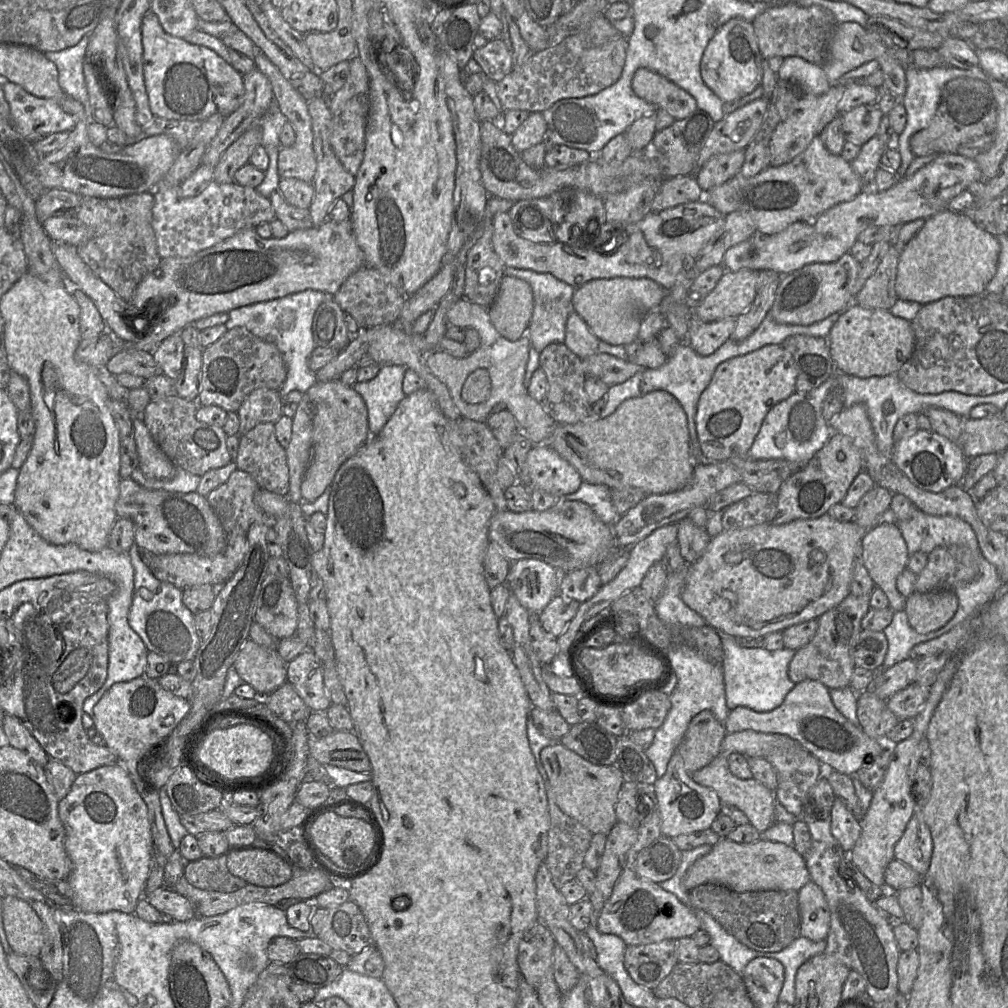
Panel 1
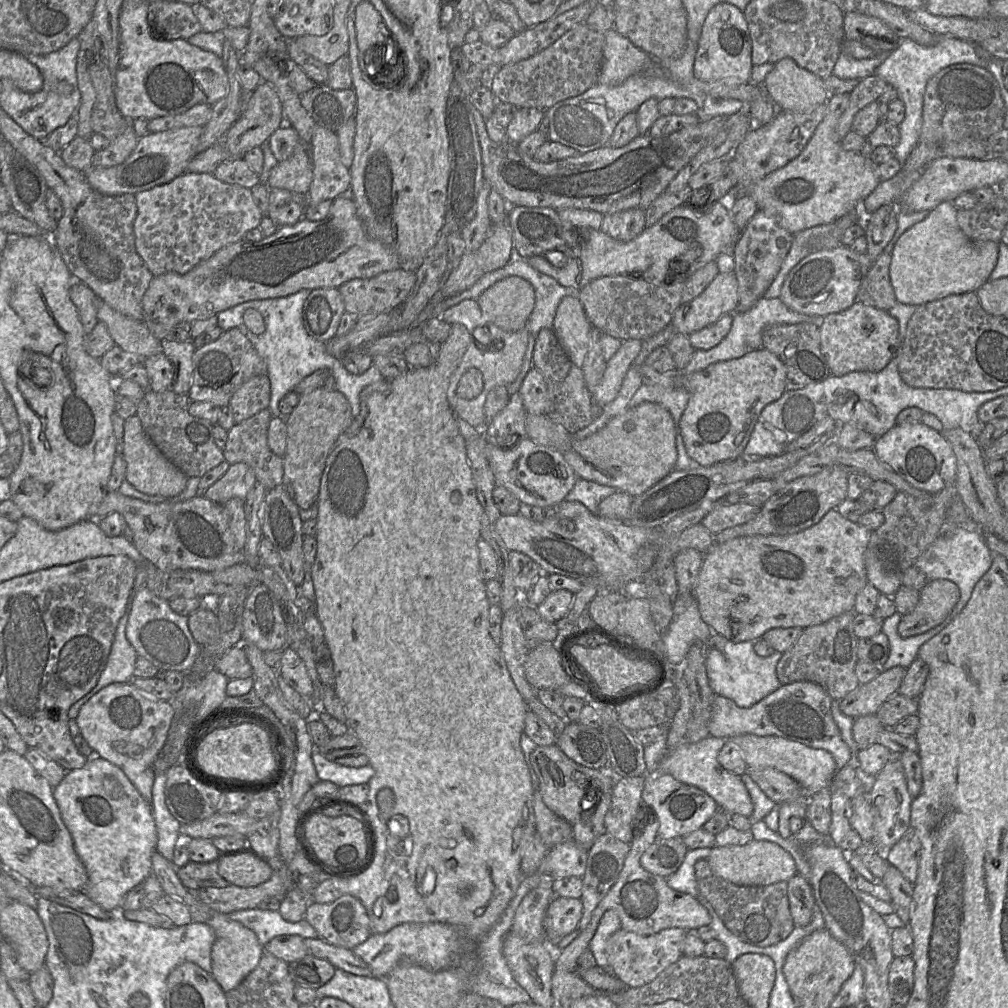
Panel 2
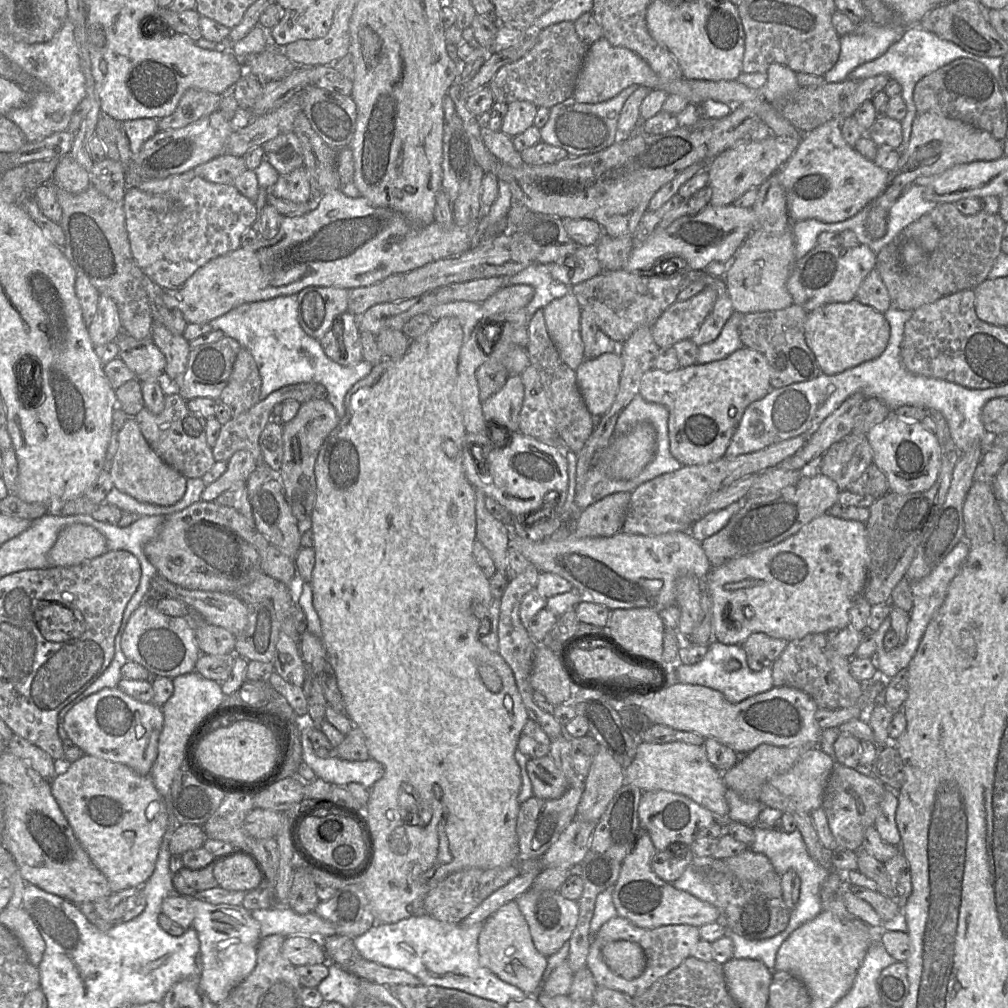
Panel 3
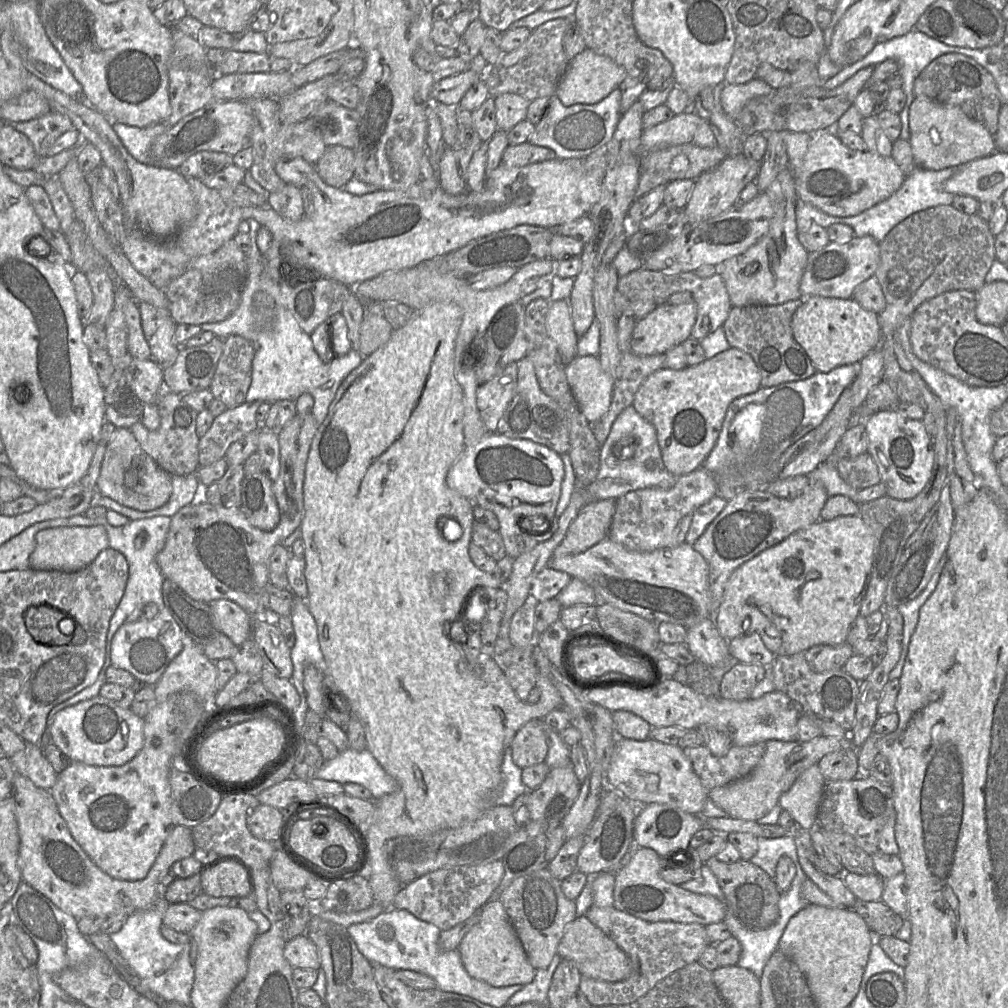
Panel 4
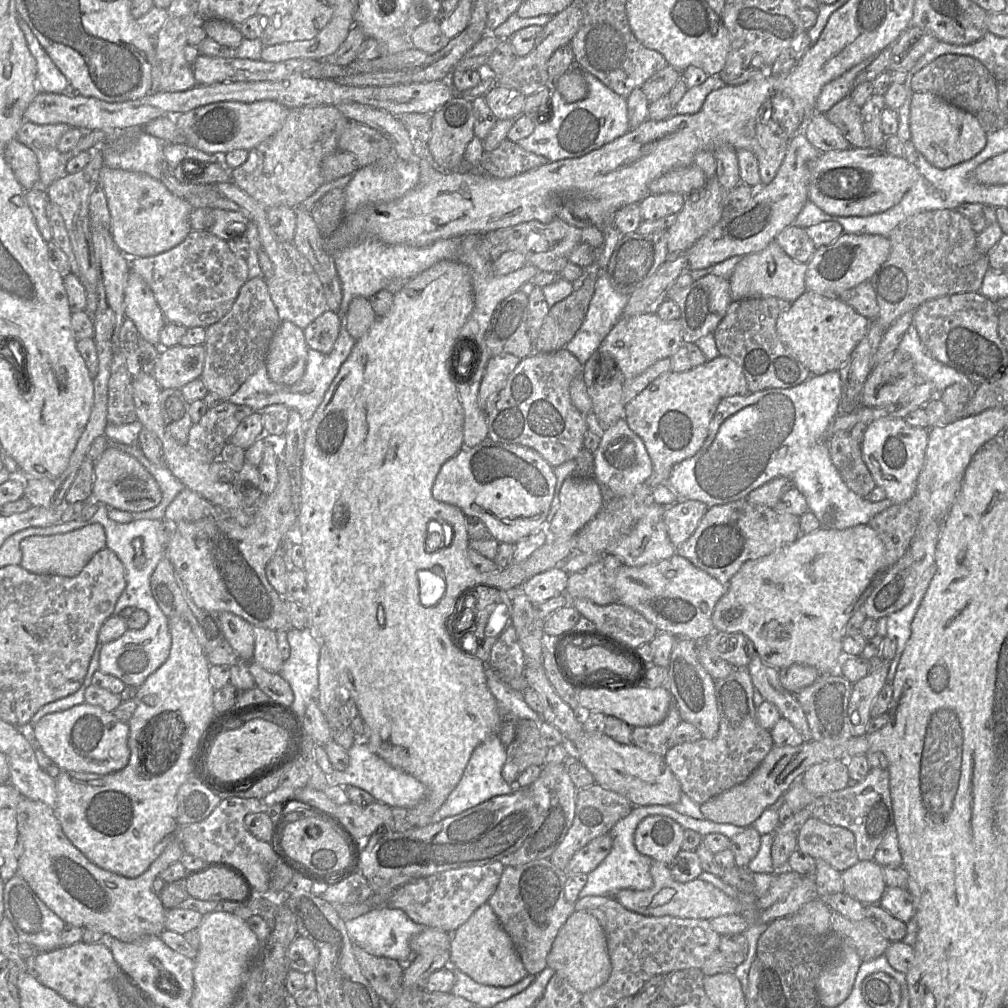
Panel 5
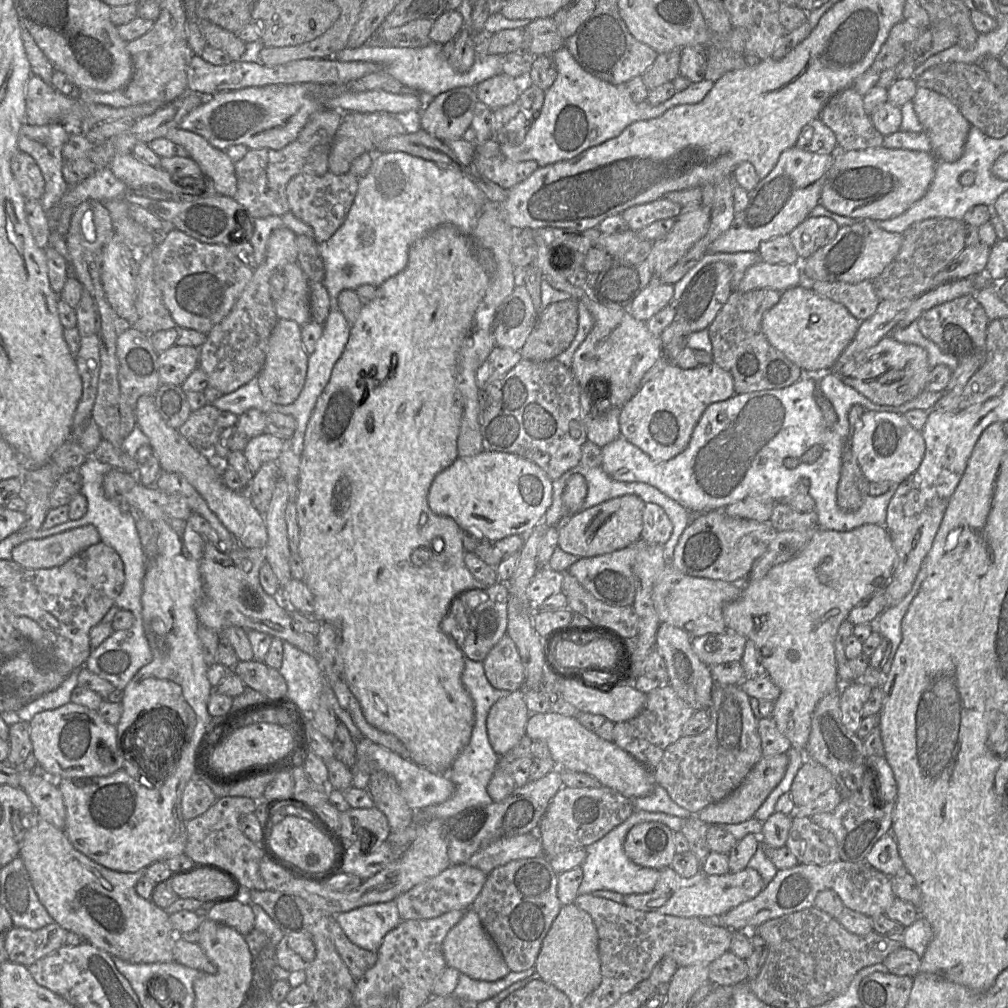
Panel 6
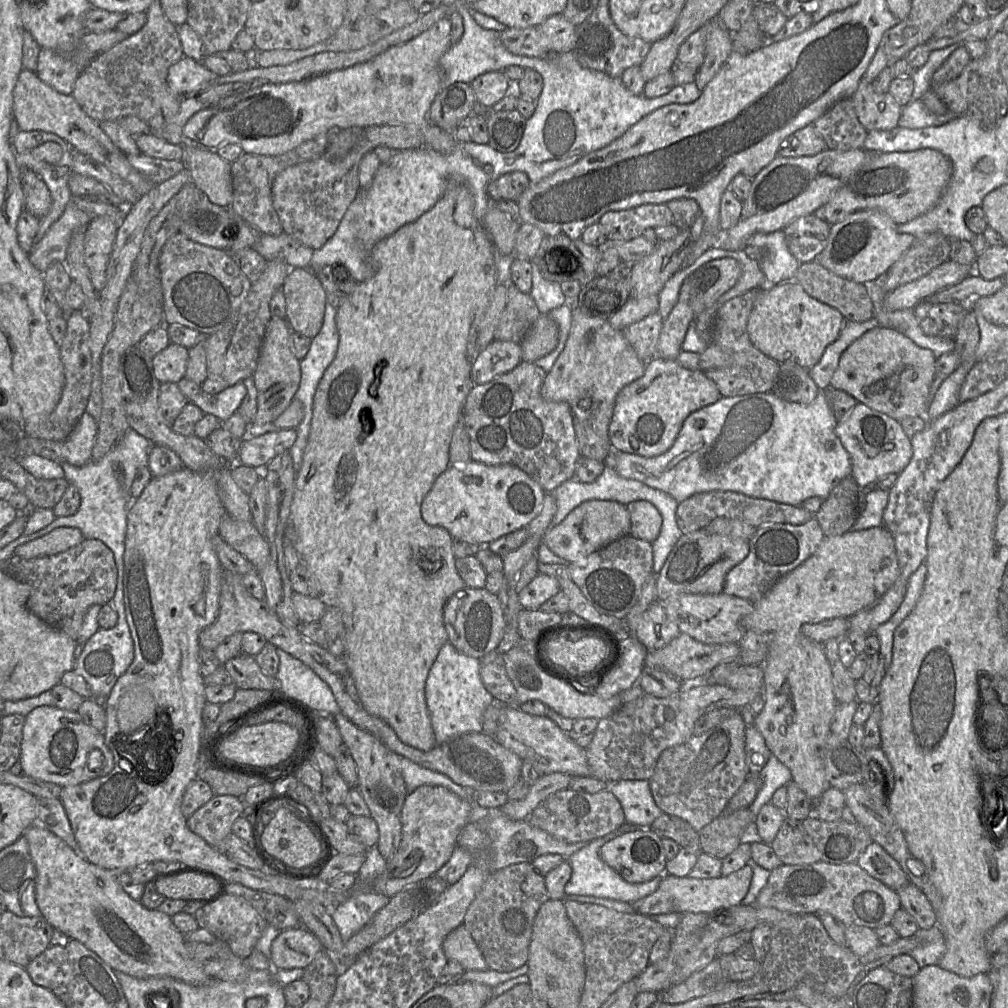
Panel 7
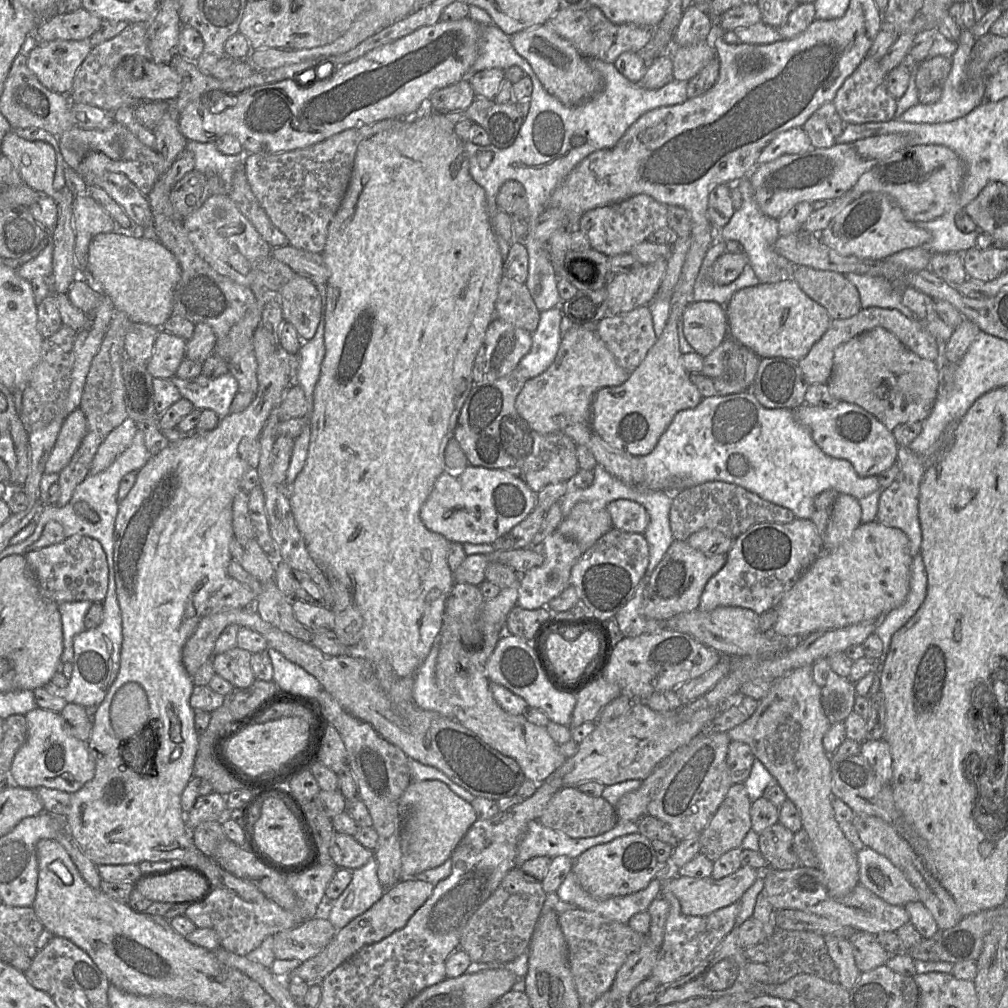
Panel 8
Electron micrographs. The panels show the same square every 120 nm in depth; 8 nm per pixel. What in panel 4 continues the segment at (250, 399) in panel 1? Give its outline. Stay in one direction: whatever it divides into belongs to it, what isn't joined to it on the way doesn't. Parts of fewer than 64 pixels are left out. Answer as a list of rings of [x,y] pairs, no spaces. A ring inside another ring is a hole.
[[[238,335],[223,338],[223,352],[209,390],[227,409],[245,402],[252,381],[254,355],[254,345],[246,338]]]

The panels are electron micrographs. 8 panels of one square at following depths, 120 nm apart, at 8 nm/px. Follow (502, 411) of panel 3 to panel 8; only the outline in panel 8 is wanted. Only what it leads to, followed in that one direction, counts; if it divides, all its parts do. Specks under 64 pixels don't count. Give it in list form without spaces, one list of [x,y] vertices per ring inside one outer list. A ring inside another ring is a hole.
[[[495,317],[475,357],[473,384],[490,384],[511,373],[528,353],[531,344],[532,333]]]

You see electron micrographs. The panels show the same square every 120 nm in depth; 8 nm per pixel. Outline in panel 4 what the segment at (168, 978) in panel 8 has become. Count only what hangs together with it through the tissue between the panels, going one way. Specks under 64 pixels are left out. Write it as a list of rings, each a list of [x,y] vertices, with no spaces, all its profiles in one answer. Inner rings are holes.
[[[15,771],[13,797],[20,840],[18,867],[22,880],[76,919],[131,915],[152,907],[158,898],[164,897],[166,887],[161,882],[166,870],[176,861],[192,856],[196,849],[192,830],[175,825],[144,879],[115,879],[98,868],[73,839],[49,790],[37,787],[29,778]]]

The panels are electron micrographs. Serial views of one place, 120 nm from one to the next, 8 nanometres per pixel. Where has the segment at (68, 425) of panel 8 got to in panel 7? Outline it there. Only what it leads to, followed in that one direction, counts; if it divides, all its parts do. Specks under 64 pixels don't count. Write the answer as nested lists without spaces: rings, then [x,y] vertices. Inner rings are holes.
[[[85,412],[64,441],[68,448],[66,463],[80,467],[91,461],[97,430],[95,419]]]

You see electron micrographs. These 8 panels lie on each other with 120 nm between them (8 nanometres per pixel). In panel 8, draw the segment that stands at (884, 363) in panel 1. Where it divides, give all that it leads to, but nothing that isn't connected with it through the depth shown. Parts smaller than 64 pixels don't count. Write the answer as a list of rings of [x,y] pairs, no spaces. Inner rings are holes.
[[[792,277],[775,283],[760,283],[736,292],[725,305],[728,336],[761,358],[803,358],[827,331],[831,318],[808,297]]]

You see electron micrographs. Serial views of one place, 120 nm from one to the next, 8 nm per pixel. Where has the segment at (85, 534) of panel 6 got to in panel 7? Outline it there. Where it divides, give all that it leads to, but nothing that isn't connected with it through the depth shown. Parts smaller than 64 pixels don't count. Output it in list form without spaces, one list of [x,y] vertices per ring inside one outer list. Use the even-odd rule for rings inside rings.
[[[59,527],[48,534],[19,546],[14,555],[34,559],[55,555],[80,544],[85,538],[78,528]]]

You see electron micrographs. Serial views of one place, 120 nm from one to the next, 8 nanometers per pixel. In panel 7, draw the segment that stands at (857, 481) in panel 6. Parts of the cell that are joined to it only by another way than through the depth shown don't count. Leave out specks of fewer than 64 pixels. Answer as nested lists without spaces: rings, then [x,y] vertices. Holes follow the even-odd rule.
[[[852,474],[839,480],[830,491],[814,517],[826,537],[842,535],[849,531],[858,515],[858,498],[862,489]]]

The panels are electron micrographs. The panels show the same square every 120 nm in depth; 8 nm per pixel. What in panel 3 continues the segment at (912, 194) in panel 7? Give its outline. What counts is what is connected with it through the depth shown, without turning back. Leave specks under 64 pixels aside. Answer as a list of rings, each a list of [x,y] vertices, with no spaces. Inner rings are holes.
[[[830,120],[802,134],[802,139],[789,161],[777,172],[786,194],[786,204],[791,221],[817,219],[825,223],[836,223],[850,219],[872,203],[886,188],[890,173],[875,162],[864,158],[848,145],[841,133],[841,120]]]

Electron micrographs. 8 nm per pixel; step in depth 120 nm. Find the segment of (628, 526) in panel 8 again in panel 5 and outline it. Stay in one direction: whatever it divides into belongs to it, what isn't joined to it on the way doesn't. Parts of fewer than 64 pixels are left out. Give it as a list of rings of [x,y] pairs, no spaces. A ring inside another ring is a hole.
[[[691,499],[679,500],[666,507],[664,522],[674,546],[680,546],[694,533],[708,509],[709,506],[704,502]]]

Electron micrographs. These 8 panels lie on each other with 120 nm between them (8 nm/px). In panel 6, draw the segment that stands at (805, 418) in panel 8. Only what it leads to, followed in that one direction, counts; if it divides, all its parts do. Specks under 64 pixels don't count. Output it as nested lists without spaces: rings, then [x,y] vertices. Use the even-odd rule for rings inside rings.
[[[865,410],[849,438],[849,448],[870,483],[889,482],[896,486],[918,469],[926,445],[921,432],[912,428],[903,415]]]

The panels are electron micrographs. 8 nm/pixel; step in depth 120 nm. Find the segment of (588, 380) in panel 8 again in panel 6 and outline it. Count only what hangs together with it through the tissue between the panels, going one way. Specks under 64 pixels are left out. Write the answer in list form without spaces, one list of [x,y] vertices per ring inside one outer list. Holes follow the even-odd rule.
[[[550,278],[547,280],[553,288],[570,294],[571,298],[574,298],[578,302],[582,302],[583,304],[585,302],[586,307],[594,319],[594,325],[591,331],[575,351],[569,365],[575,379],[580,385],[580,393],[587,379],[591,380],[594,377],[605,378],[609,381],[610,407],[622,408],[640,387],[640,382],[644,374],[662,357],[662,341],[660,335],[658,336],[651,333],[646,322],[635,319],[629,313],[628,309],[610,308],[601,305],[590,299],[590,293],[589,298],[586,298],[586,287],[575,287],[570,284],[566,278]]]

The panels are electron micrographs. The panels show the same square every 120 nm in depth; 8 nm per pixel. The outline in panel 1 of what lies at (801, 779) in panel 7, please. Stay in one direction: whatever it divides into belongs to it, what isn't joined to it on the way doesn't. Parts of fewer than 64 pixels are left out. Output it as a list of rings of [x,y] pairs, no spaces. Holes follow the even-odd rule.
[[[829,514],[797,519],[786,524],[763,523],[722,531],[713,537],[702,556],[691,565],[682,600],[712,627],[736,638],[763,639],[768,634],[818,619],[849,593],[855,560],[866,530],[854,522],[841,522]]]

